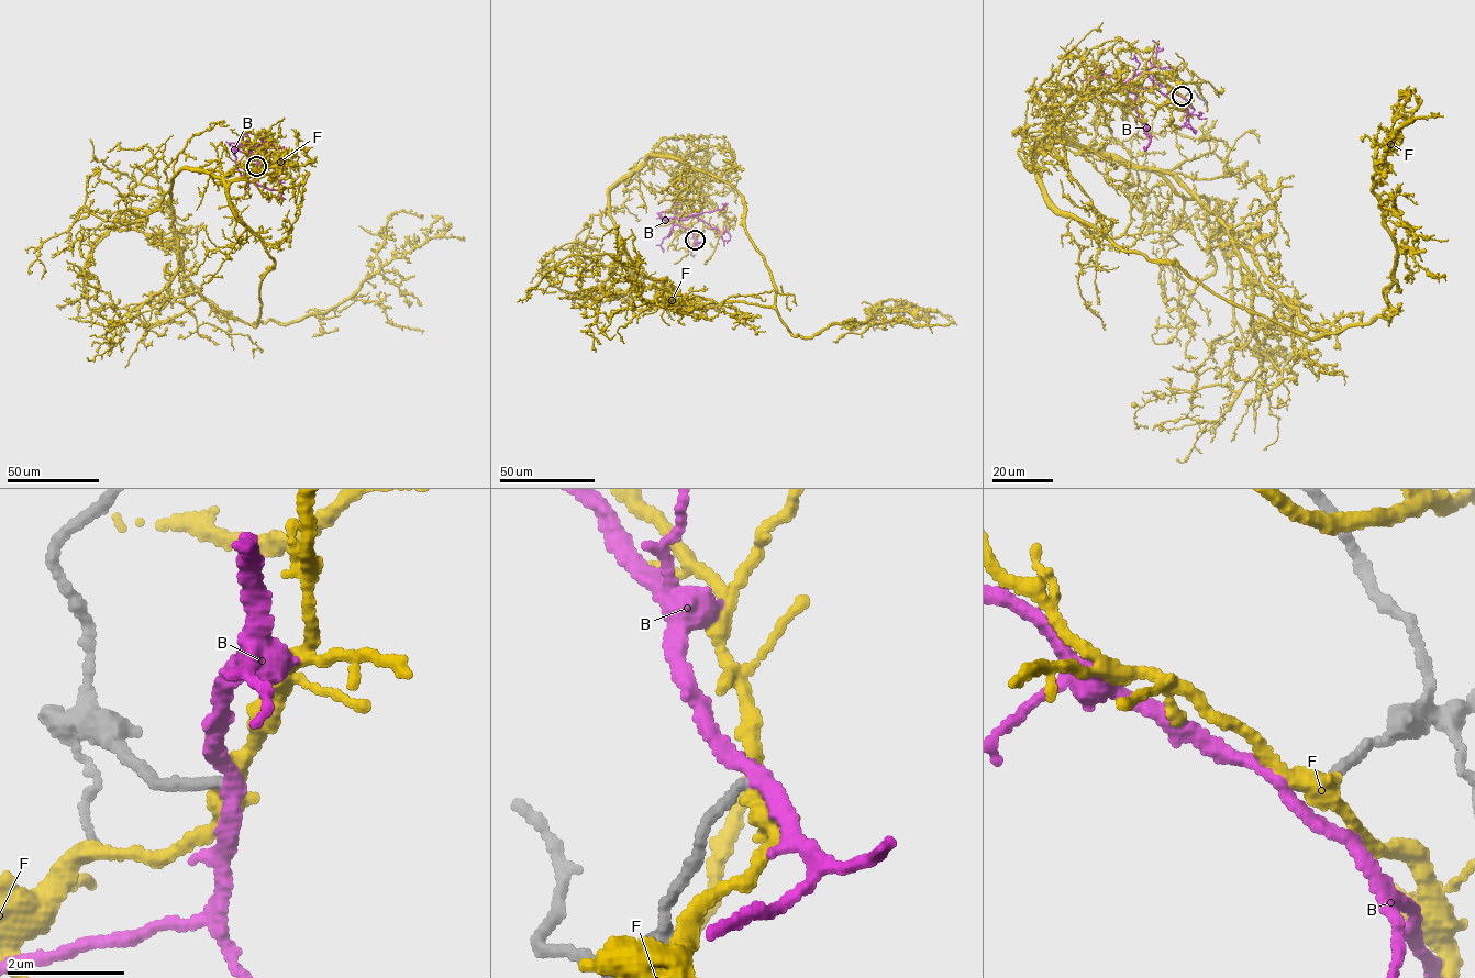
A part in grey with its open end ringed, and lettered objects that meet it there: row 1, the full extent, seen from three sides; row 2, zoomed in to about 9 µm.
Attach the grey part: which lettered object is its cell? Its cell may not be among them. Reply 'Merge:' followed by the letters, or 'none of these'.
Merge: none of these

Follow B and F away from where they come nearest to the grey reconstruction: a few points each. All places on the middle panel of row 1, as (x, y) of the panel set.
B: (695, 240), (691, 232), (662, 219), (658, 214), (667, 210), (697, 217), (721, 235), (725, 231), (731, 236)
F: (695, 240), (700, 182), (653, 152), (741, 196), (794, 335), (864, 323), (887, 299), (956, 324)

